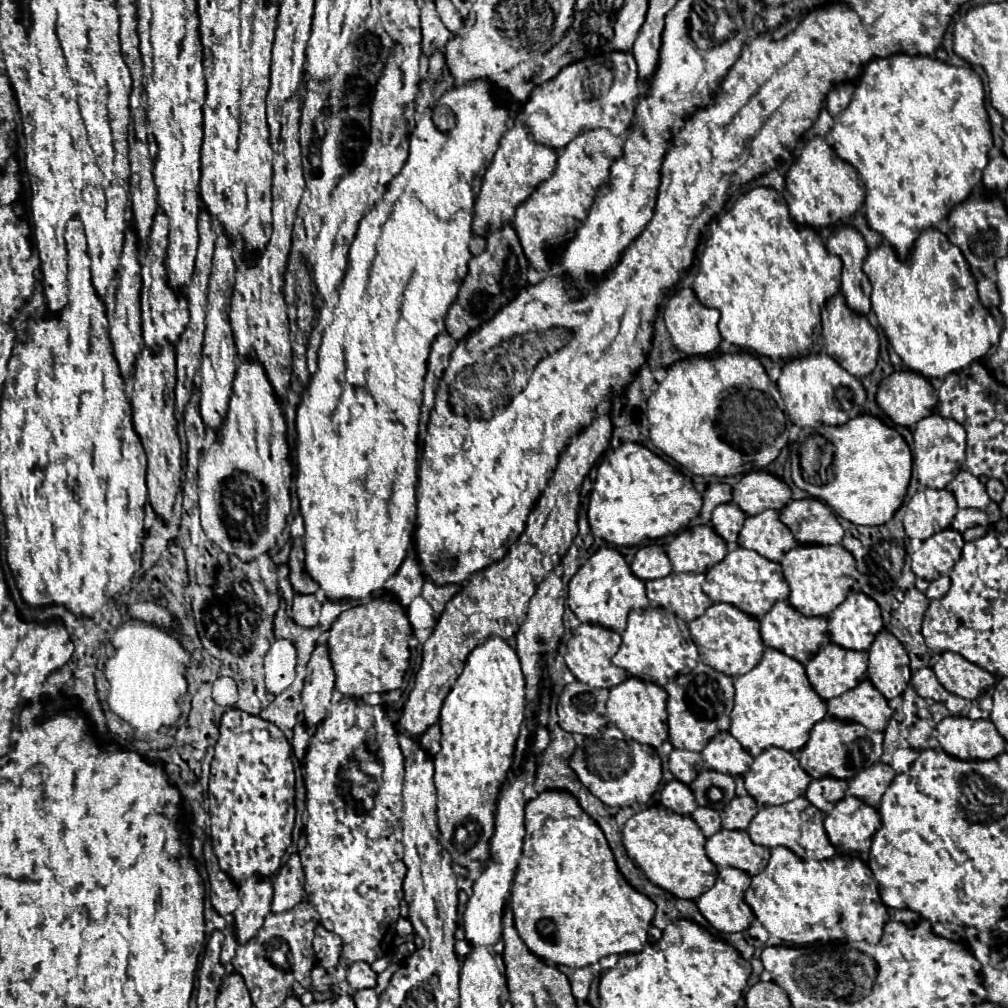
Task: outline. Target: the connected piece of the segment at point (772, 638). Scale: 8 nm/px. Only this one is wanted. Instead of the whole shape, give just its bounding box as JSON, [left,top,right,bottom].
[760,603,828,665]

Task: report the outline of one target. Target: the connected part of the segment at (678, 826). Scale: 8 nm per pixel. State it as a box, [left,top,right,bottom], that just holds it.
[622,807,718,899]

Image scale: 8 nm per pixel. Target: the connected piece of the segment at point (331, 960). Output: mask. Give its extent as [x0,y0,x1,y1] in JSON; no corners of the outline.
[314,929,342,973]

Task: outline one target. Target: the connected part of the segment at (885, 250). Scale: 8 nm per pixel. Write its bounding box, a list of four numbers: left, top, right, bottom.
[862,231,1000,380]

